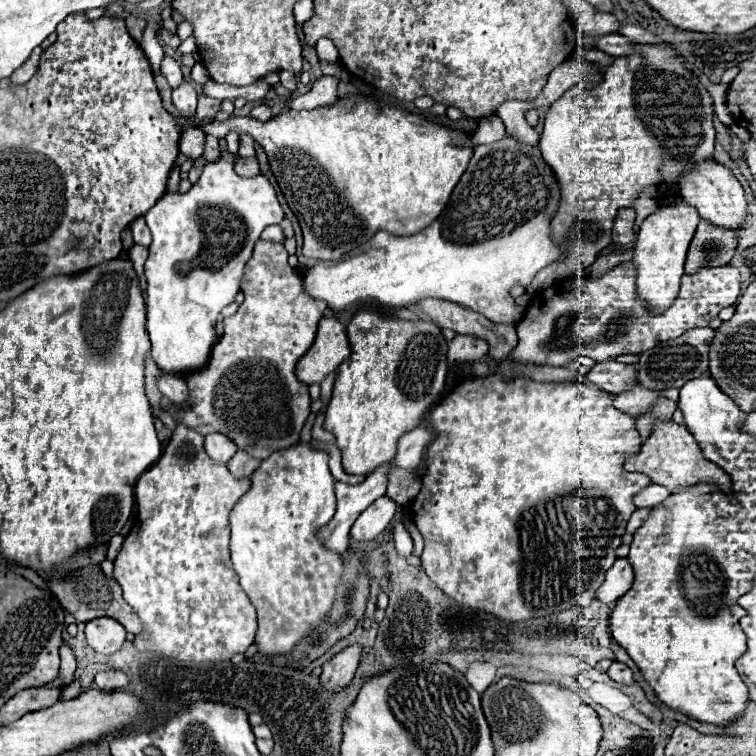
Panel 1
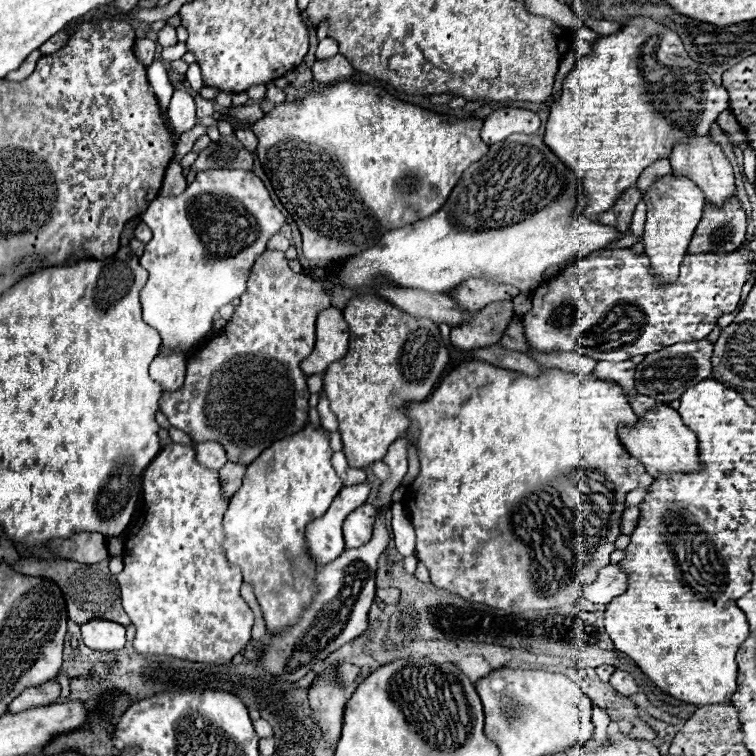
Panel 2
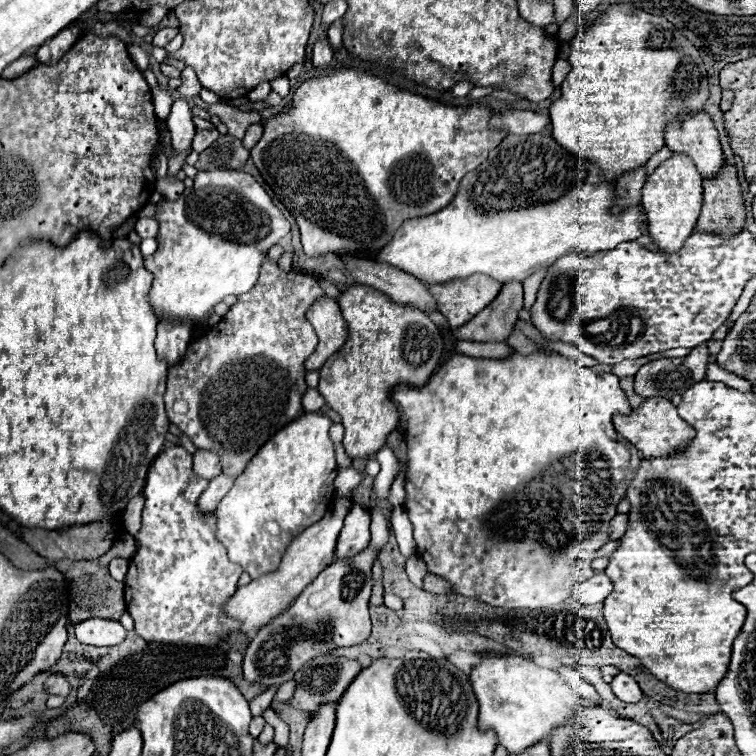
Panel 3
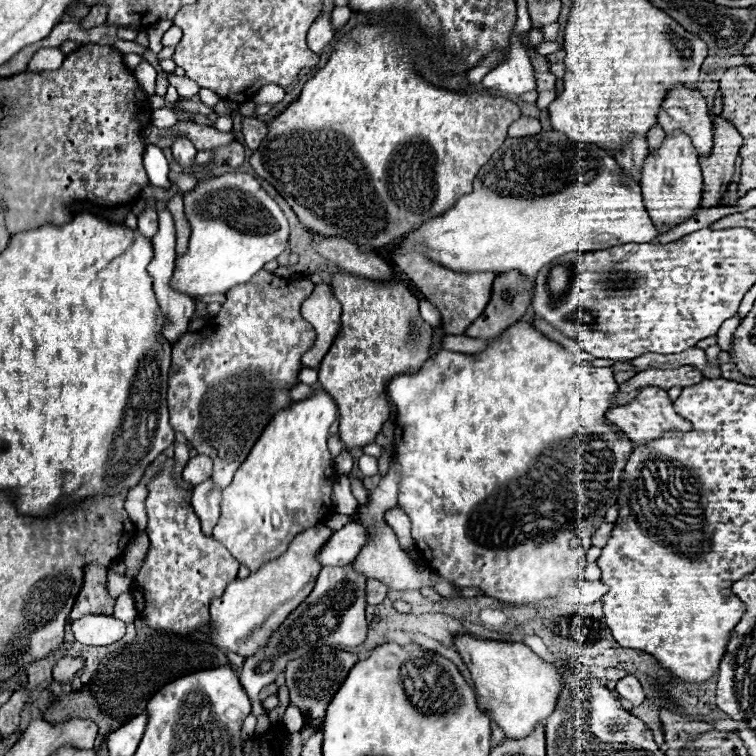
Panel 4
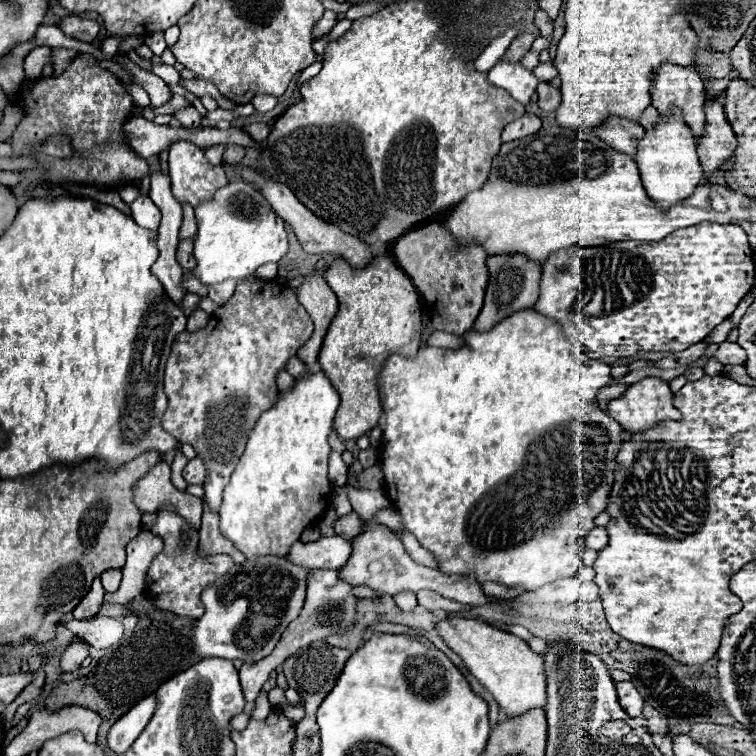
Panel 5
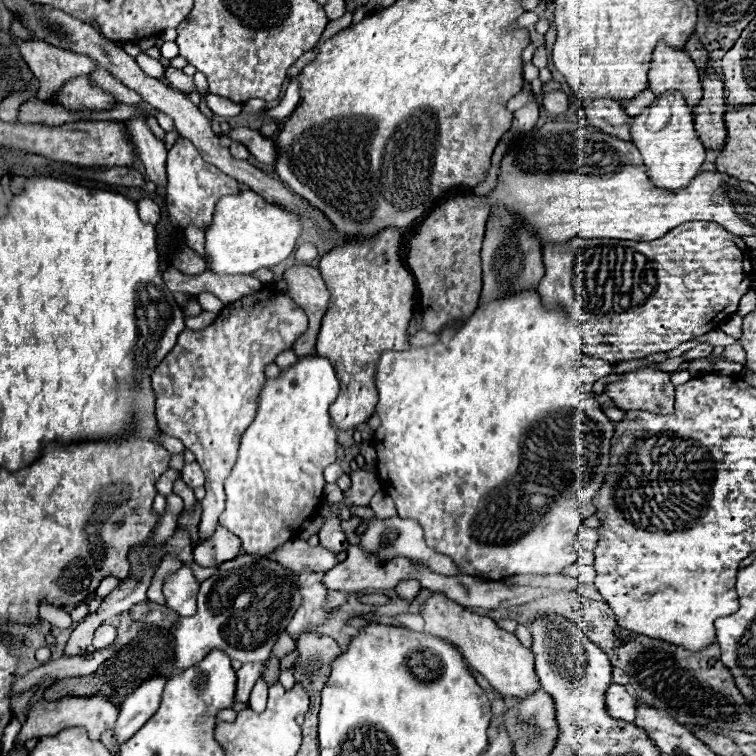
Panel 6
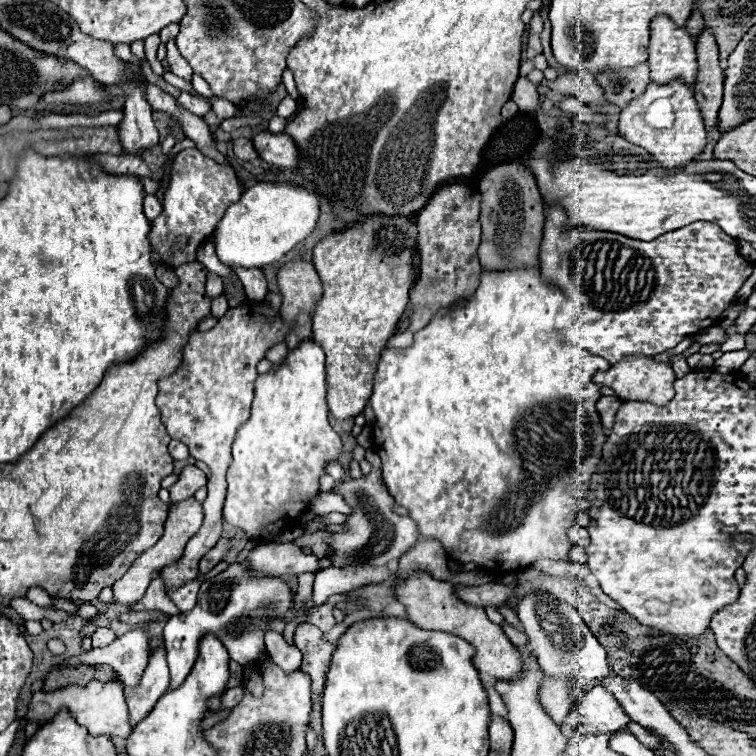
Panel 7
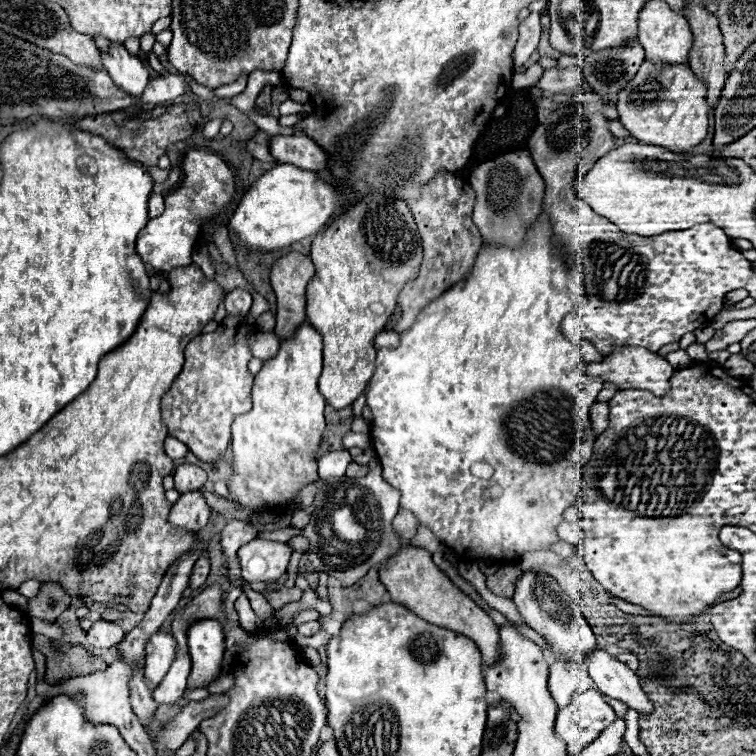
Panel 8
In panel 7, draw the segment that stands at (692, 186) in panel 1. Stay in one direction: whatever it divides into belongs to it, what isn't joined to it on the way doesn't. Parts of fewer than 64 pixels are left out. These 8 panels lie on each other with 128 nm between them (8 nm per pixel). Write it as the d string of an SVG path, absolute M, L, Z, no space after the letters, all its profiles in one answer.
M658 16L652 20L650 26L650 46L648 46L648 66L650 66L650 78L656 84L668 84L672 80L684 80L688 86L694 86L696 80L696 52L694 52L694 42L690 34L684 28L678 28L670 18Z

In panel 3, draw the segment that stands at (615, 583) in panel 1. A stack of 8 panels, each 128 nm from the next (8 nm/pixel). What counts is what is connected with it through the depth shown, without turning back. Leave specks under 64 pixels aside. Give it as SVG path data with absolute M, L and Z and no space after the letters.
M600 572L586 582L578 582L574 586L572 598L582 606L590 606L590 604L604 602L606 596L610 596L610 592L614 592L614 584L604 572Z

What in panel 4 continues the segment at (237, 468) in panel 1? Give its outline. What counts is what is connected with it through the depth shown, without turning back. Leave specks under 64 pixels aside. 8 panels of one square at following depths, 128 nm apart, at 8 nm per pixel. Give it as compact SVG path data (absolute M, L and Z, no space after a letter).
M210 480L194 486L192 506L202 522L202 532L208 536L212 534L212 528L216 526L216 520L220 516L220 494L222 492Z

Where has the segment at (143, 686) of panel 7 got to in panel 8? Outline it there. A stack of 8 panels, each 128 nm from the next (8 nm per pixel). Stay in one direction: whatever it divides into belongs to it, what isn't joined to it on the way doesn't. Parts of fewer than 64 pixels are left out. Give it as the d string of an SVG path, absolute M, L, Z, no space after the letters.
M156 632L148 640L144 676L146 676L146 682L152 690L160 684L160 680L164 680L168 668L174 662L174 656L176 656L176 640L172 638L172 634Z

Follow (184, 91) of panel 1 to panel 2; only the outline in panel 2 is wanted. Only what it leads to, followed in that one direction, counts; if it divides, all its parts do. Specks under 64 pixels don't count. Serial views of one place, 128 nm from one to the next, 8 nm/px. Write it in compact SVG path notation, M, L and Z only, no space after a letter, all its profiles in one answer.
M176 90L170 100L170 106L168 106L168 118L170 118L170 124L176 134L188 132L196 124L194 96L184 90Z

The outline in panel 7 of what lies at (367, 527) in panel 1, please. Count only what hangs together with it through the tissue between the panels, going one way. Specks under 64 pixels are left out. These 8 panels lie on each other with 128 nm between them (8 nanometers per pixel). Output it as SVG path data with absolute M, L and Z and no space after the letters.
M292 542L286 544L258 544L248 556L248 566L258 576L282 576L282 574L302 574L318 572L320 560L314 554L304 554Z

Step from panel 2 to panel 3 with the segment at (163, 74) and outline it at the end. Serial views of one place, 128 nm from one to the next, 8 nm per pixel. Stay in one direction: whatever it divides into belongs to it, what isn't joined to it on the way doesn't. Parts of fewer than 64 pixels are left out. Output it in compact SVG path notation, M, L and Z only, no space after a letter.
M160 84L152 90L154 94L154 108L156 108L156 116L160 120L166 120L166 114L170 112L170 106L172 106L172 92L170 90L164 90Z

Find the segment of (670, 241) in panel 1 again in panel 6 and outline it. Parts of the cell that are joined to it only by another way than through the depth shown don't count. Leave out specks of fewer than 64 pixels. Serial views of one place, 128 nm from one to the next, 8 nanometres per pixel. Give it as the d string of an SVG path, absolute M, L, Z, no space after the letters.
M678 92L658 96L656 102L646 108L640 116L632 118L632 142L638 146L646 172L656 188L680 190L686 188L704 164L706 150L694 130L692 114Z

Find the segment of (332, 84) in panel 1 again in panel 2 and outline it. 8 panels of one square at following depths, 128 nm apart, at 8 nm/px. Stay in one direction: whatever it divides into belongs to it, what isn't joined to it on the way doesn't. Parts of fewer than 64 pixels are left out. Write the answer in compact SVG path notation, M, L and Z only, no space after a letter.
M336 54L334 58L330 58L326 62L316 60L316 64L312 66L312 72L314 72L314 80L320 86L332 86L334 82L350 76L354 72L354 68L342 54Z

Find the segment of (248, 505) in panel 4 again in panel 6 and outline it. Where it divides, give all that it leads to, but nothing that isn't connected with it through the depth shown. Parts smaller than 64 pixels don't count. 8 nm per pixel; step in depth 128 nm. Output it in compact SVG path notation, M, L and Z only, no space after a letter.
M322 356L300 358L294 366L284 370L278 380L268 378L258 404L258 414L248 430L242 434L238 462L224 482L226 510L220 514L220 526L228 528L242 540L248 554L268 556L278 546L290 542L300 532L302 524L312 518L324 500L324 468L336 460L336 430L330 424L328 408L338 398L340 384L334 368Z

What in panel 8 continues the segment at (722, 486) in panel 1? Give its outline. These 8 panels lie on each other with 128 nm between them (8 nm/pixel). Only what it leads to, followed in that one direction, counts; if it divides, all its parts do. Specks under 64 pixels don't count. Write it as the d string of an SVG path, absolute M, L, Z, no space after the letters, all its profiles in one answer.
M616 348L612 354L604 356L602 362L594 362L588 366L590 376L600 376L606 382L612 382L616 388L636 388L636 390L648 390L656 396L666 396L670 392L670 378L674 374L674 366L670 366L662 356L656 352L648 352L646 348Z

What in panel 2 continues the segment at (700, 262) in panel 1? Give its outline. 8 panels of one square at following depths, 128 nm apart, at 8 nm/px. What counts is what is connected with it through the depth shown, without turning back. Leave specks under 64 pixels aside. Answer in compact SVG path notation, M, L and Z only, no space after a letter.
M732 198L722 208L714 206L704 208L702 220L694 230L688 252L728 254L738 250L744 244L744 238L746 238L746 214L738 198Z

